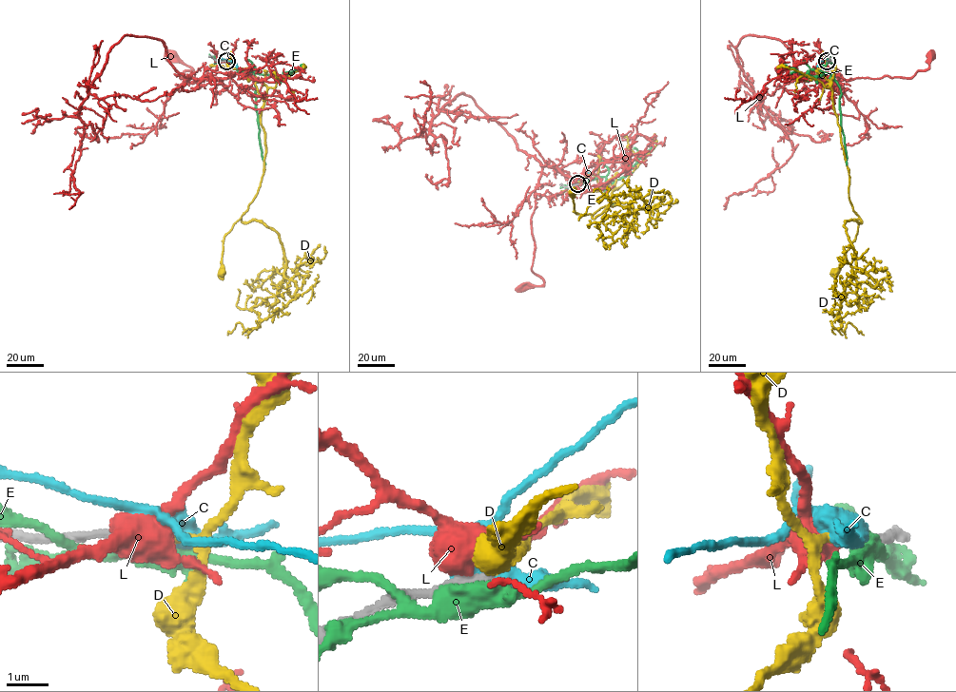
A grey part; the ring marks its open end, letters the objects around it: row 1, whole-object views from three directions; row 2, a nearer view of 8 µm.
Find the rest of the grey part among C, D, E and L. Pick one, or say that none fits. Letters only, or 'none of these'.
D

